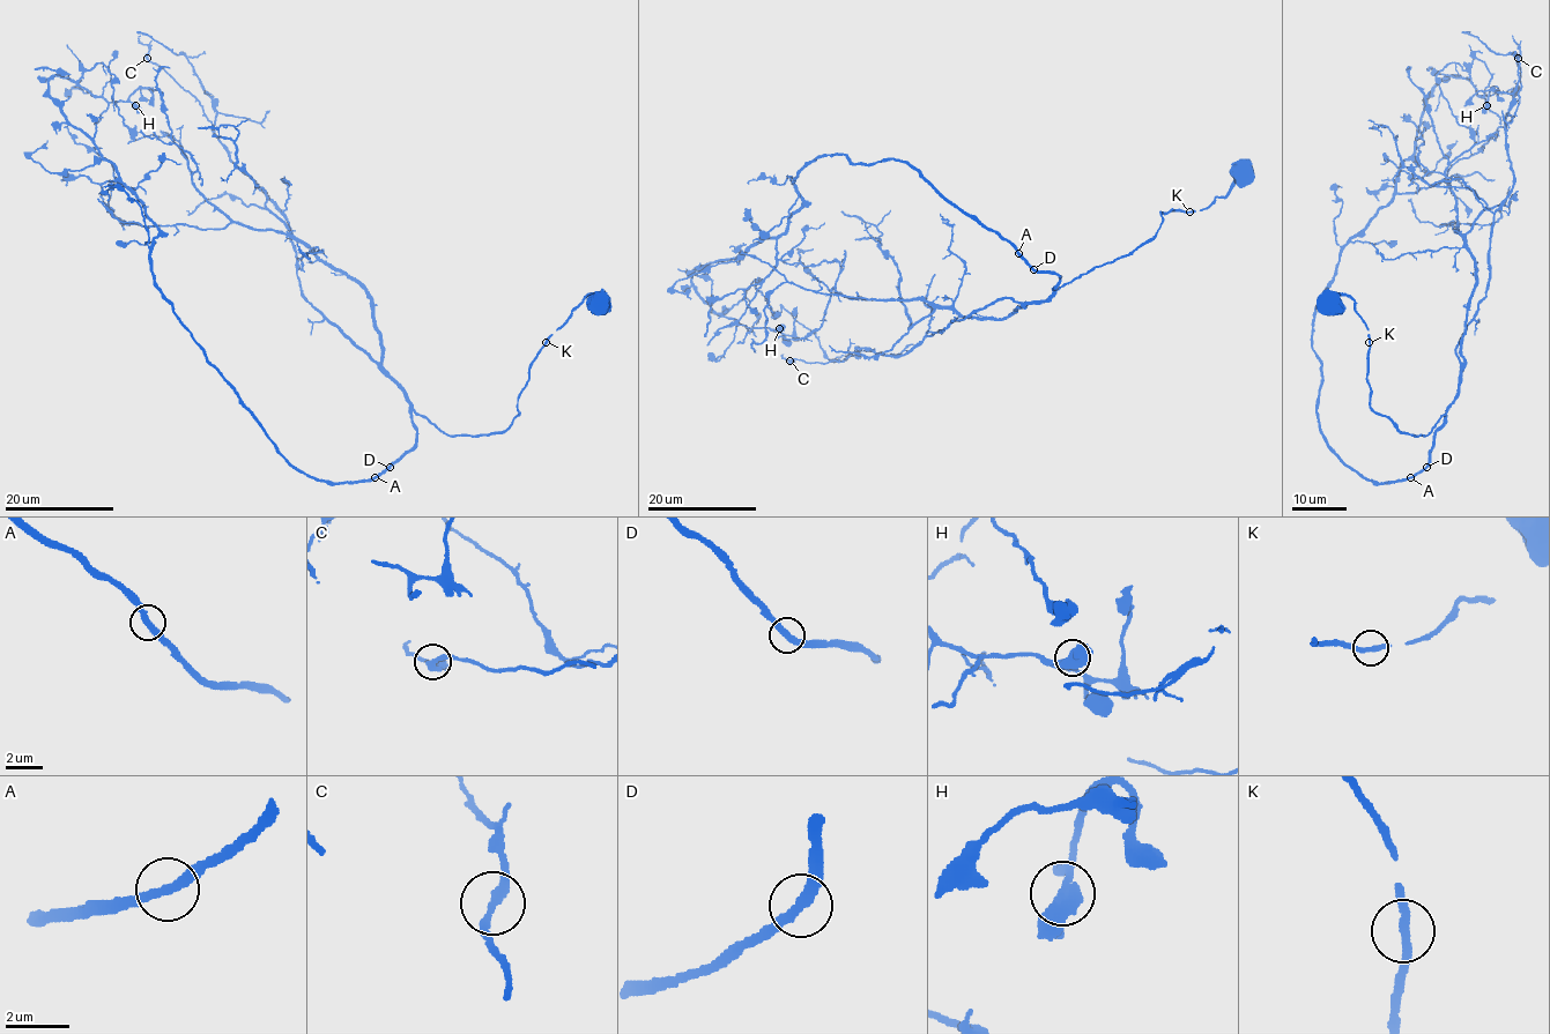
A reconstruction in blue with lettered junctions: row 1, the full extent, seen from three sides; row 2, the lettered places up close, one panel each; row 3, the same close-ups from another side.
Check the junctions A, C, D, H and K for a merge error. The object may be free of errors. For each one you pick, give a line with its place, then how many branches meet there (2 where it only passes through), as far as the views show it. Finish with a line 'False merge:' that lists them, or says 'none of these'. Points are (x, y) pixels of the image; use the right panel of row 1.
False merge: none of these

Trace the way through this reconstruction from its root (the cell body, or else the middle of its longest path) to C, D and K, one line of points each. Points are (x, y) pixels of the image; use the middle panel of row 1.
C: (1241, 173), (1201, 209), (1161, 213), (1151, 238), (1046, 299), (998, 298), (899, 355), (790, 361)
D: (1241, 173), (1224, 196), (1201, 209), (1161, 213), (1161, 228), (1151, 238), (1057, 289), (1057, 275), (1032, 269)
K: (1241, 173), (1224, 196), (1217, 196), (1201, 209), (1188, 211)

